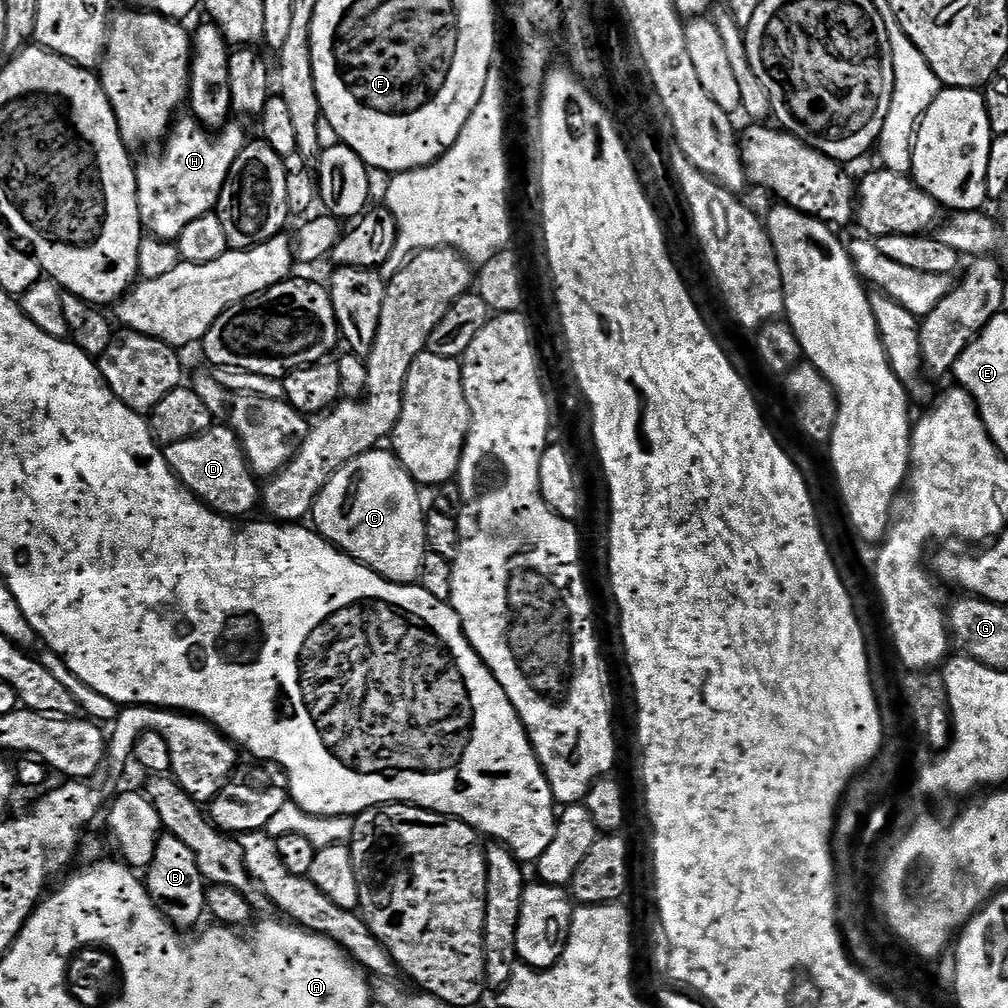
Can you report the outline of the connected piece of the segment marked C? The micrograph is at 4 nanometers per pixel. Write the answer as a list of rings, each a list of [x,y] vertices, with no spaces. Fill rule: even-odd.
[[[373,450],[346,462],[318,494],[310,520],[313,520],[315,531],[347,556],[353,556],[359,564],[373,568],[379,576],[395,584],[415,584],[420,579],[424,553],[429,551],[424,525],[426,507],[420,501],[421,489],[399,458],[391,451],[380,451],[384,450]]]

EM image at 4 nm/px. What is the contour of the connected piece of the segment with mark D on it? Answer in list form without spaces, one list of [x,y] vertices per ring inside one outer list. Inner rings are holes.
[[[213,426],[190,438],[182,438],[164,448],[164,457],[173,474],[187,486],[189,492],[223,516],[247,517],[252,514],[247,512],[254,511],[261,503],[261,485],[248,465],[238,438],[229,428]]]

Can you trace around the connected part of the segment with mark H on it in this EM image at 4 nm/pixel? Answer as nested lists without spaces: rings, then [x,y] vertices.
[[[177,119],[159,149],[161,152],[136,164],[138,214],[145,233],[174,242],[194,218],[207,216],[215,209],[230,166],[234,166],[234,158],[242,154],[246,143],[244,128],[236,123],[240,122],[229,122],[213,134],[194,119]]]

